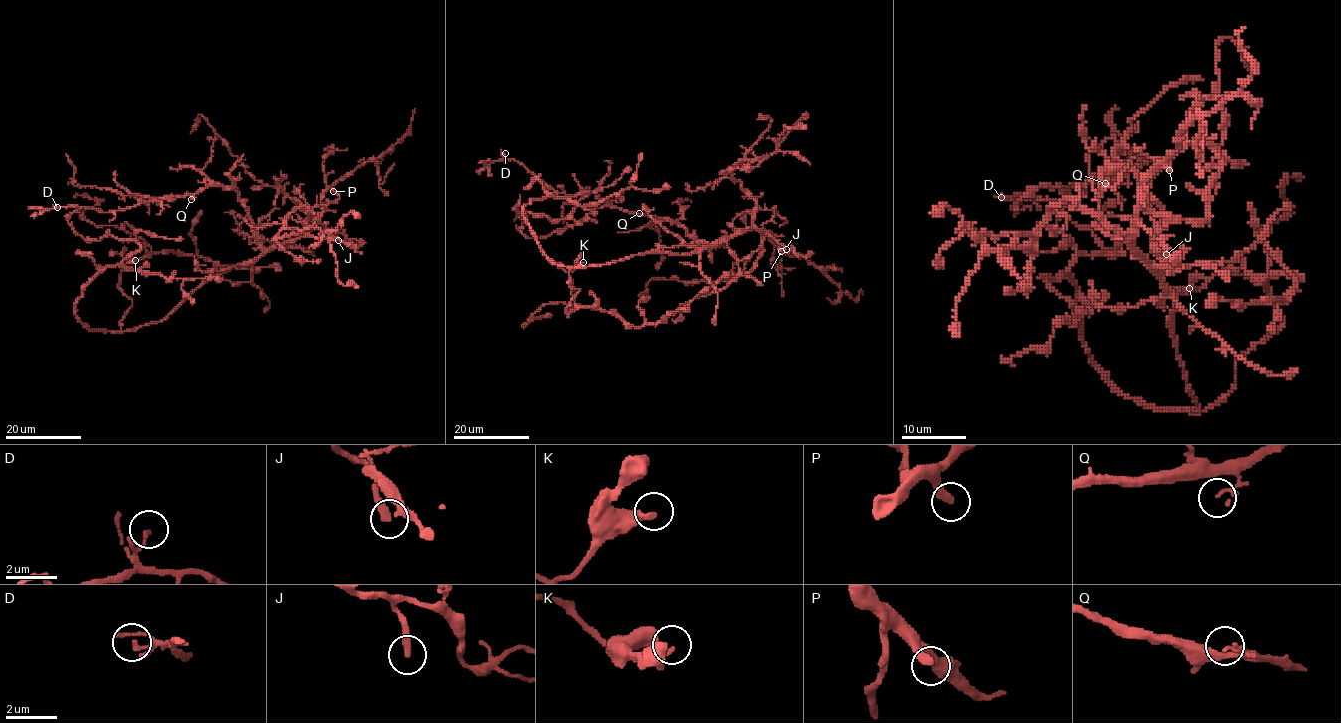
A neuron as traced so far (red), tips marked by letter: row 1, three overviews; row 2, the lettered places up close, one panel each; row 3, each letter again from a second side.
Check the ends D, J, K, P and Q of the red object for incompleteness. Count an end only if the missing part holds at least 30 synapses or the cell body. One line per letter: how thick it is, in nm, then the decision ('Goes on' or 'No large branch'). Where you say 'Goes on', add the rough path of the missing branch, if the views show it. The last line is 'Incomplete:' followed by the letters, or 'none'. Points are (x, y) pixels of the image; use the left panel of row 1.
D: Thickness 90 nm. No large branch
J: Thickness 280 nm. No large branch
K: Thickness 240 nm. No large branch
P: Thickness 360 nm. Goes on. Course of what is missing: (333, 191), (337, 199), (332, 202), (326, 200), (326, 197), (335, 197), (351, 204), (391, 191)
Q: Thickness 90 nm. No large branch
Incomplete: P

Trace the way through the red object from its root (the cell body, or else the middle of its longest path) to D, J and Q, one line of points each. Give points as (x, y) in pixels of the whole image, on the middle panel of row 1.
D: (645, 253), (711, 246), (668, 221), (612, 207), (591, 190), (557, 193), (505, 153)
J: (645, 253), (690, 253), (749, 229), (761, 229), (786, 249)
Q: (645, 253), (683, 254), (711, 246), (690, 237), (675, 223), (639, 213)

